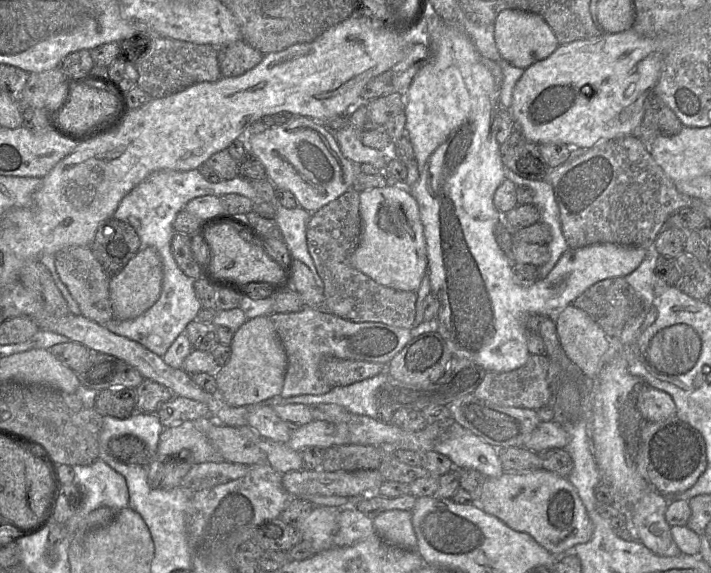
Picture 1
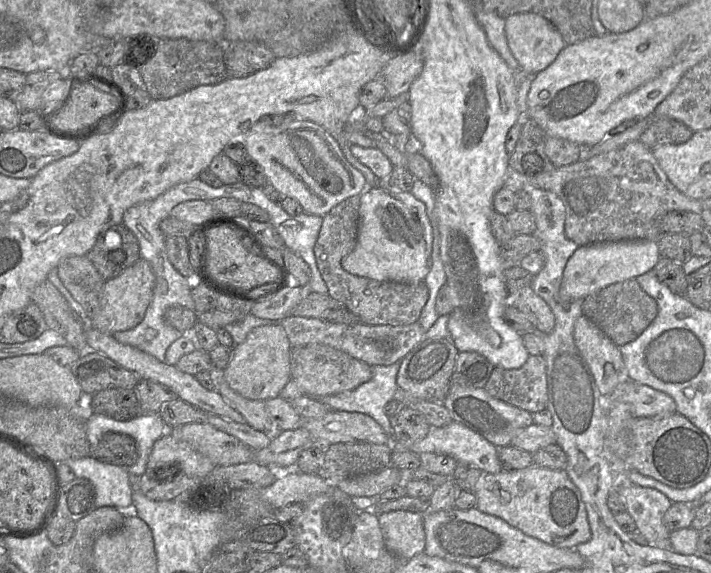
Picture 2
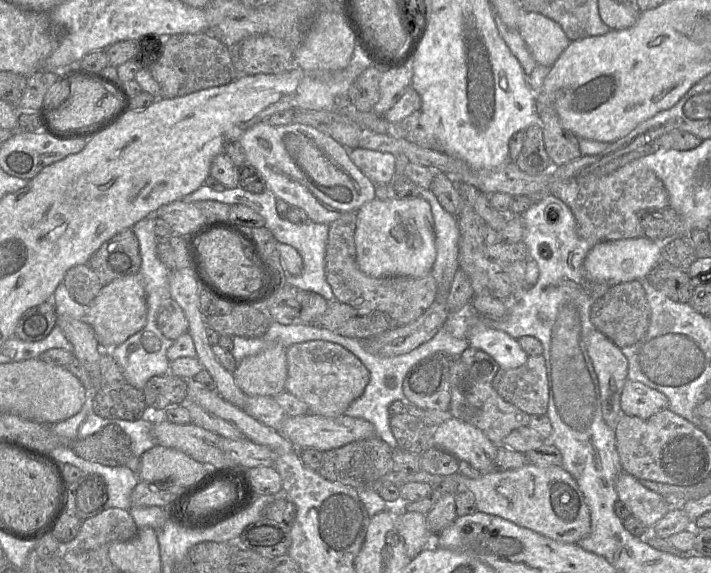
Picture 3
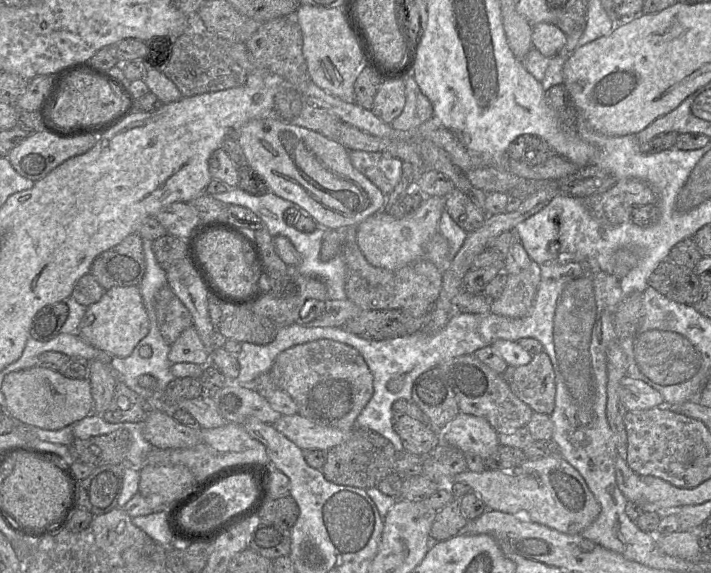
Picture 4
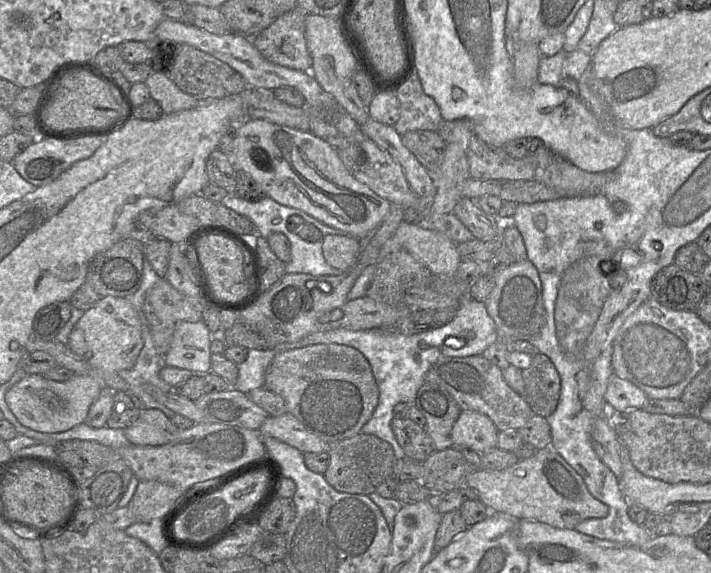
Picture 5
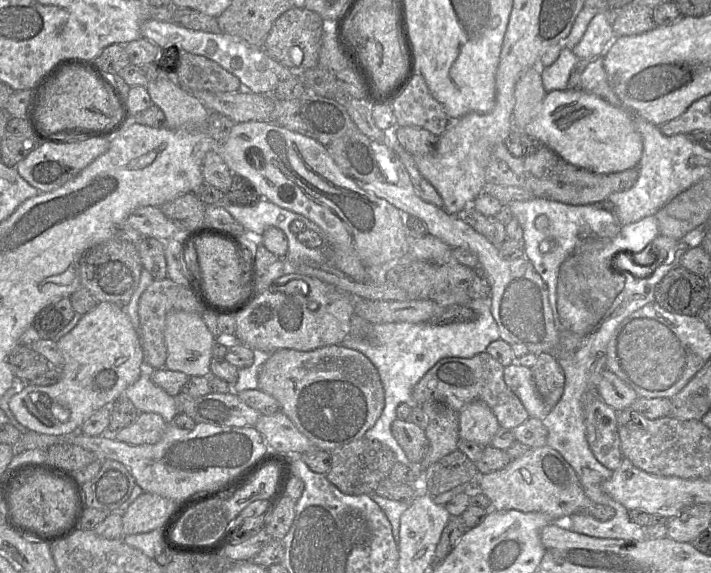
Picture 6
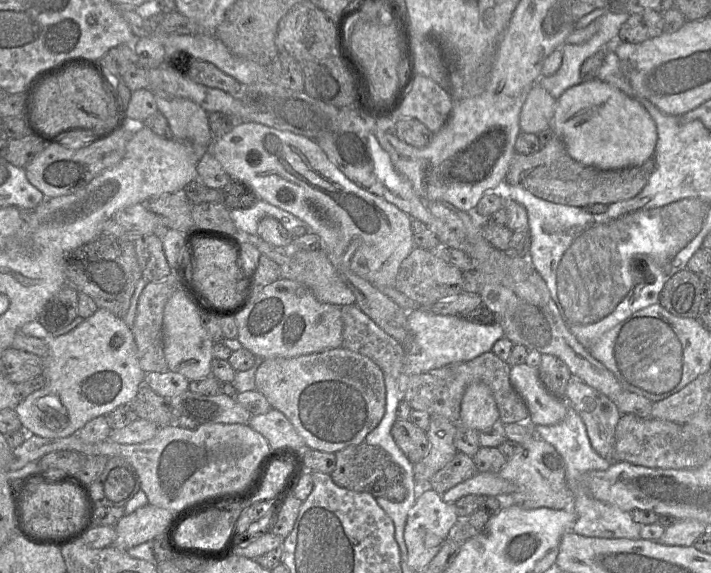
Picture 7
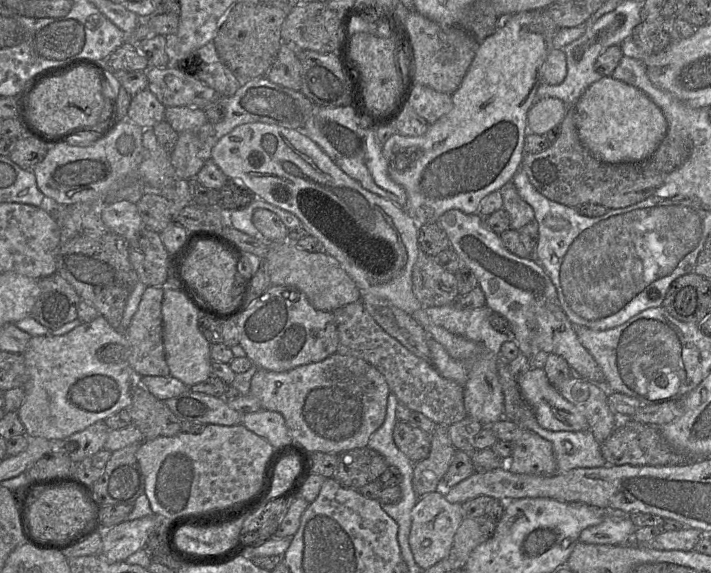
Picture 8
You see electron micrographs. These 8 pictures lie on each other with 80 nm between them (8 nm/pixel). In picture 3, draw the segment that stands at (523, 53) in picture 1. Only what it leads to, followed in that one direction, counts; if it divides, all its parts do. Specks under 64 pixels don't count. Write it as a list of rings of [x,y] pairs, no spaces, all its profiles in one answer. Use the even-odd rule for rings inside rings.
[[[524,9],[518,31],[538,65],[551,67],[570,44],[559,24],[537,12]]]

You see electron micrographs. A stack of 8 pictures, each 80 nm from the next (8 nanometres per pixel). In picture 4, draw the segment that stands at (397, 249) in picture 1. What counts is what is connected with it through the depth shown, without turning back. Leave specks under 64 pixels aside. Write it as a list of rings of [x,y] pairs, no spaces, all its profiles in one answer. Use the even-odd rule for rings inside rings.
[[[432,196],[424,199],[414,212],[403,218],[395,218],[379,211],[356,227],[358,247],[369,264],[386,270],[397,270],[424,259],[426,246],[438,232],[439,220],[444,209],[444,198]]]

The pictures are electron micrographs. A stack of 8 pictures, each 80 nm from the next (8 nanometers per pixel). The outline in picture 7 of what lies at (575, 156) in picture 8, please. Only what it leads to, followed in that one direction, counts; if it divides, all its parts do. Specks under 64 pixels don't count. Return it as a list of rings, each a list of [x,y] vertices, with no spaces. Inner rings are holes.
[[[554,136],[534,154],[516,153],[509,166],[505,183],[522,187],[533,195],[553,203],[584,208],[592,204],[610,205],[637,196],[646,186],[655,169],[653,158],[640,166],[618,170],[602,170],[583,165],[567,152],[561,138]]]

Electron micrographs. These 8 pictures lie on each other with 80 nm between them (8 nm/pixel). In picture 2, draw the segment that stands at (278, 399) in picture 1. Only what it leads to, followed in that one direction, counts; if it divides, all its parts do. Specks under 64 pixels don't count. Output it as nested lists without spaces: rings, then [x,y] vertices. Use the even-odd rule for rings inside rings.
[[[400,361],[391,365],[376,365],[373,366],[373,376],[367,382],[359,385],[353,390],[344,391],[338,394],[327,395],[318,398],[323,404],[325,404],[330,410],[340,410],[348,412],[361,412],[371,416],[376,420],[383,430],[393,440],[393,429],[390,422],[390,417],[385,413],[385,405],[394,399],[395,394],[399,390],[397,384],[397,374],[400,367]]]

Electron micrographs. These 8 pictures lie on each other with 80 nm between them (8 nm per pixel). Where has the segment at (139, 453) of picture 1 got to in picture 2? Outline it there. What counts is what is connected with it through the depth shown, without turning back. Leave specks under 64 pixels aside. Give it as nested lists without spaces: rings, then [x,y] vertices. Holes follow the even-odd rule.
[[[121,431],[105,433],[91,456],[112,465],[130,468],[138,460],[138,449],[135,439]]]

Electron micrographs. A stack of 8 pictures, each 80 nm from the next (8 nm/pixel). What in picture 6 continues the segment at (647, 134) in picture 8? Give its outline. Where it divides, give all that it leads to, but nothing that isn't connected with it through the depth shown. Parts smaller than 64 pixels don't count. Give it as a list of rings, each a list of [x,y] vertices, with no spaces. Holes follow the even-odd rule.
[[[582,89],[553,90],[553,91],[547,92],[543,100],[541,110],[538,113],[538,115],[530,123],[528,123],[523,130],[513,129],[513,131],[521,131],[527,134],[528,136],[530,136],[531,138],[537,138],[541,140],[546,147],[553,150],[558,156],[560,156],[566,162],[578,168],[586,169],[590,172],[599,173],[599,174],[616,173],[616,172],[626,171],[632,168],[637,168],[643,153],[643,140],[639,132],[635,129],[634,116],[623,107],[614,106],[608,101],[606,101],[605,99],[603,99],[602,97],[596,94],[584,91]]]

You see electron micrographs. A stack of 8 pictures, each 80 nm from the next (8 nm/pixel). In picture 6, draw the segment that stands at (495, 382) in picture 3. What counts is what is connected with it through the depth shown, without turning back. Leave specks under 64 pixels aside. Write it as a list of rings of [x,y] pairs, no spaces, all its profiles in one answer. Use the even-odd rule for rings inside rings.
[[[548,353],[539,354],[530,369],[537,393],[548,411],[551,411],[564,392],[564,371],[557,359]]]

